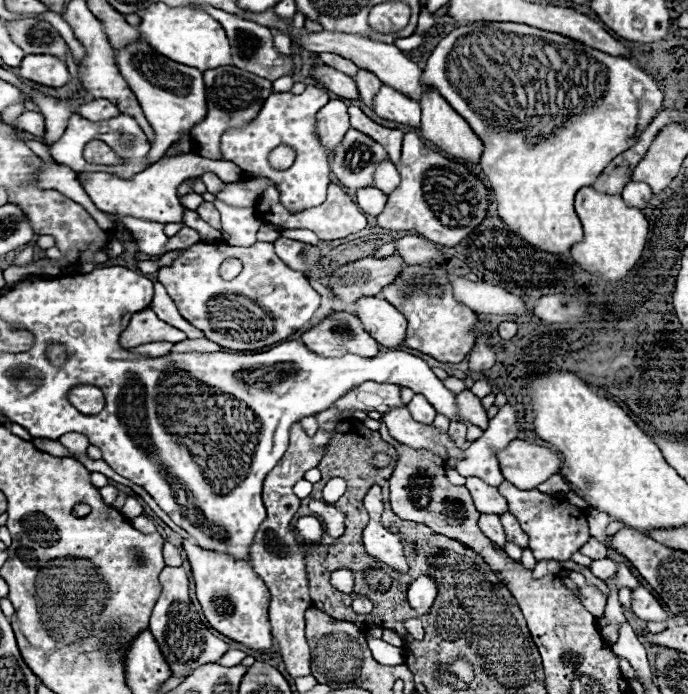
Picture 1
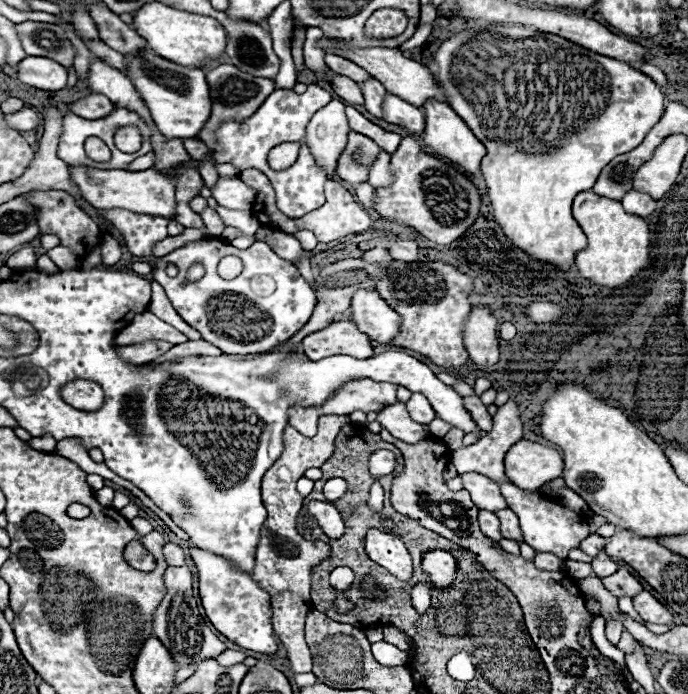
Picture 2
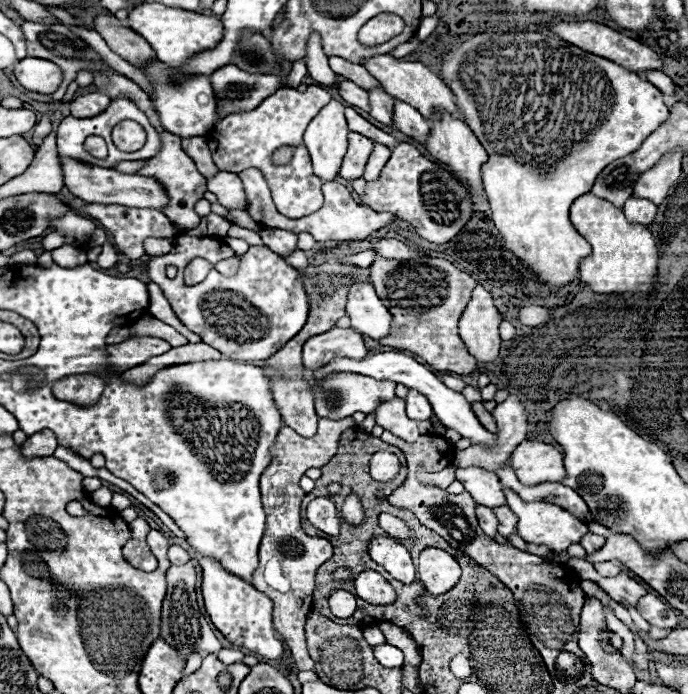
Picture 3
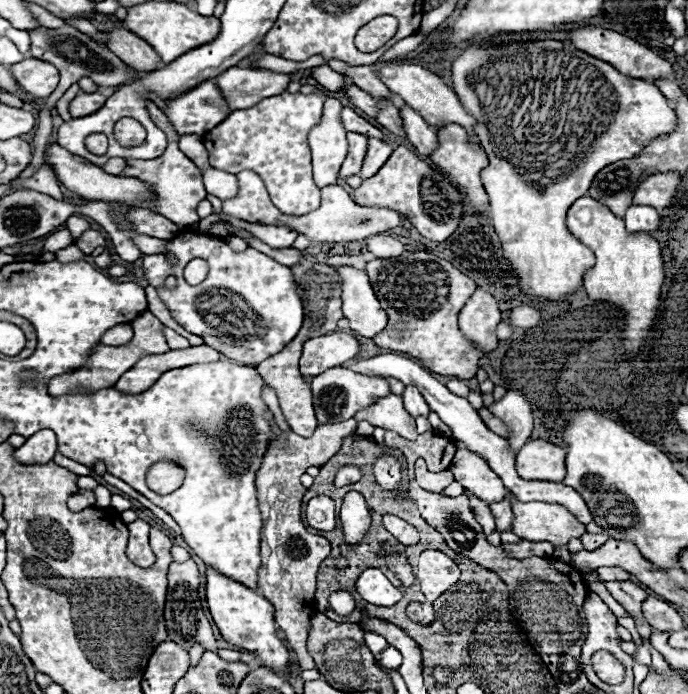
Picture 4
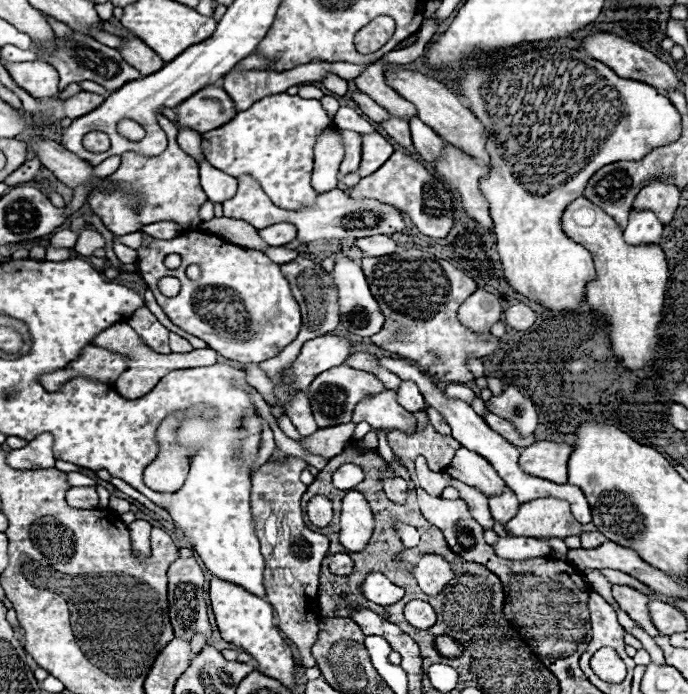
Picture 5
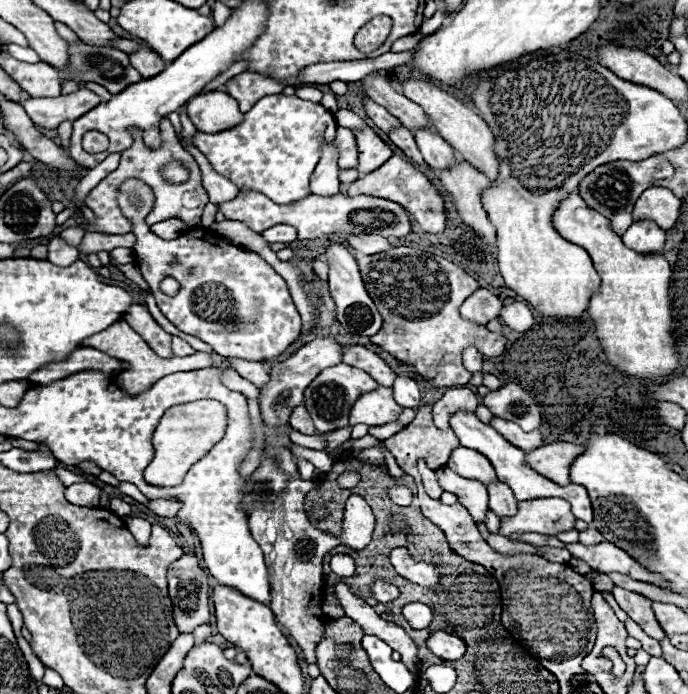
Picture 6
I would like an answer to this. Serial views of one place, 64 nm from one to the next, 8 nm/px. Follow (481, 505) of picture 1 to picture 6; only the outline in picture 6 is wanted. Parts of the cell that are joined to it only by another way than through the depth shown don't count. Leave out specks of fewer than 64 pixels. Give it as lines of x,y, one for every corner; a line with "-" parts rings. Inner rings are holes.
456,448
446,464
452,472
458,472
458,476
466,476
468,480
478,480
484,486
488,486
490,482
498,480
496,472
492,468
492,464
486,460
486,456
482,456
476,450
470,448

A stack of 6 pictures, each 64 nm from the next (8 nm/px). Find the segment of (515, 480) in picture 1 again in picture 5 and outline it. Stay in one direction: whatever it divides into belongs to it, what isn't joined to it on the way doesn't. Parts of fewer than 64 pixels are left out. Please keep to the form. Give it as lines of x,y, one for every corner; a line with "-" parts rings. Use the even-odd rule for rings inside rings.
538,440
522,448
518,466
530,476
538,476
556,484
566,484
566,464
568,464
570,446

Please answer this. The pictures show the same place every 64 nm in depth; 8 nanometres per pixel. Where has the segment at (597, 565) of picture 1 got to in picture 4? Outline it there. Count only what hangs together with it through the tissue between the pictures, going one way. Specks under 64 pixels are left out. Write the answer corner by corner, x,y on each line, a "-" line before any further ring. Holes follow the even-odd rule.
614,566
598,568
598,576
600,576
600,580
630,580
630,574
626,570
614,568

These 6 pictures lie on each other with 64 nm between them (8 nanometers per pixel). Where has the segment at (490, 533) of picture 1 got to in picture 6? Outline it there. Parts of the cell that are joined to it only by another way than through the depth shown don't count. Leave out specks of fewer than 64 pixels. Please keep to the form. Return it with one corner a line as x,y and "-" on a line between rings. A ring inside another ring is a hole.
442,466
436,470
440,486
452,494
458,496
458,500
470,510
476,522
486,522
488,512
488,490
484,484
476,480
466,480
458,474
454,474
448,466

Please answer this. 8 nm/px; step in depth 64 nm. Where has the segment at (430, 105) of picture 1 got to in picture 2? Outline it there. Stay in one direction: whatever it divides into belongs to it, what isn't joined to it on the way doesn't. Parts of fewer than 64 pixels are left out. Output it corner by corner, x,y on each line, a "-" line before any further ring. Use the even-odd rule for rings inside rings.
428,100
424,104
424,118
426,118
424,138
422,138
424,144
430,146
432,152
438,154
442,160
454,164
466,176
476,176
480,172
480,162
486,156
486,148
472,134
472,130
466,126
466,122
446,102
438,102
438,100

